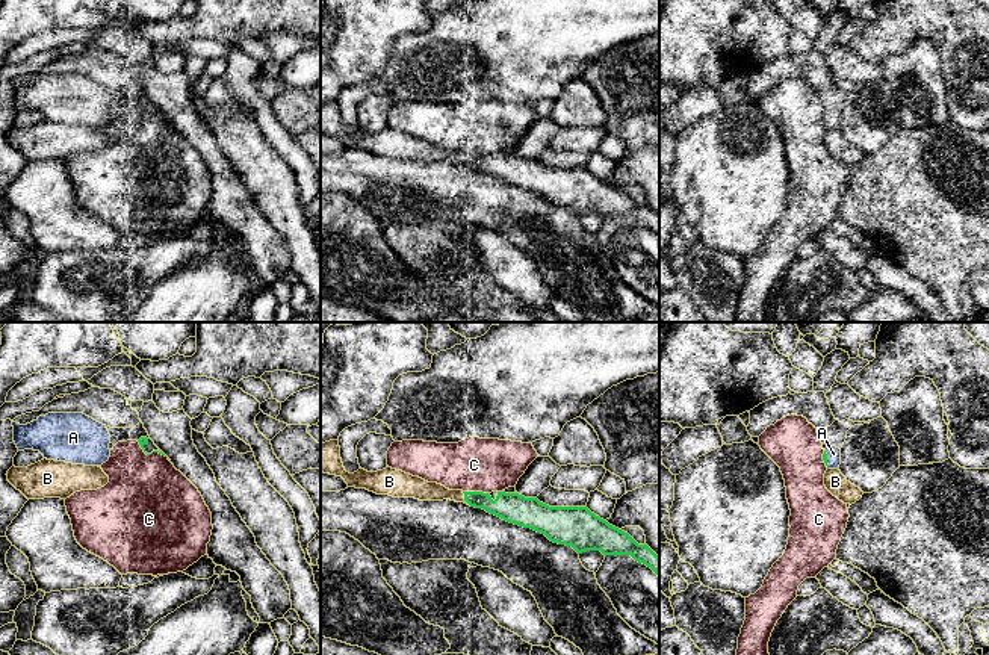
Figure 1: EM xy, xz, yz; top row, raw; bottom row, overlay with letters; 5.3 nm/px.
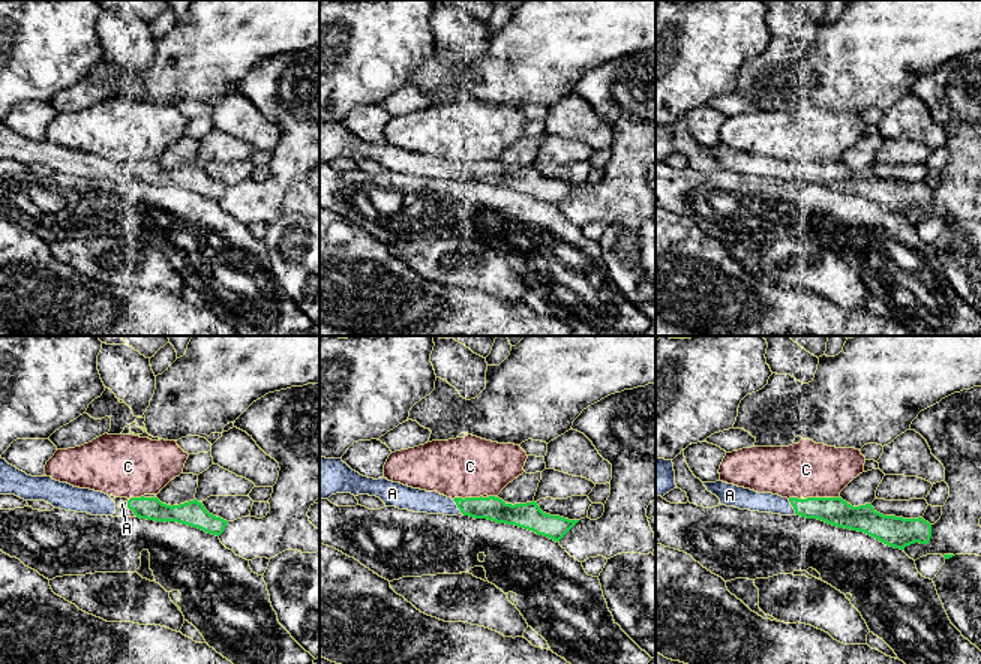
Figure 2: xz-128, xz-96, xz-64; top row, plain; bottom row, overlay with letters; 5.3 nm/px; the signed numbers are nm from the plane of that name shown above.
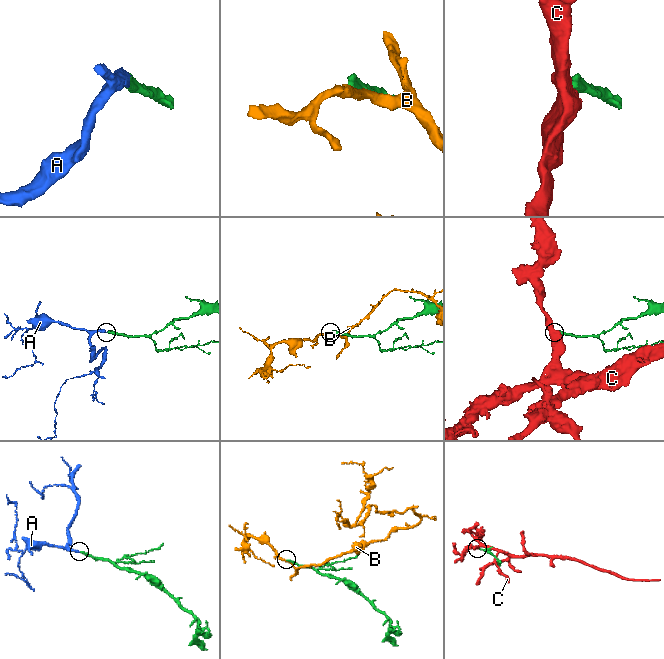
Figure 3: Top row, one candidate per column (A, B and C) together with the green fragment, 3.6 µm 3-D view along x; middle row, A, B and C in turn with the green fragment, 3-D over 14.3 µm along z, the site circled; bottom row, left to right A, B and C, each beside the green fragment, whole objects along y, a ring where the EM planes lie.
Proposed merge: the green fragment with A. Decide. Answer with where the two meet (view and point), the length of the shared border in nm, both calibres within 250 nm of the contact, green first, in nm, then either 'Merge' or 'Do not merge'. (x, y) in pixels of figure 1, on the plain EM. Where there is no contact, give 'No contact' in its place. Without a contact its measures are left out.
Touches green at yz (826, 120). Shared border 110 nm. Thickness 30 nm (green) against 80 nm. Merge

